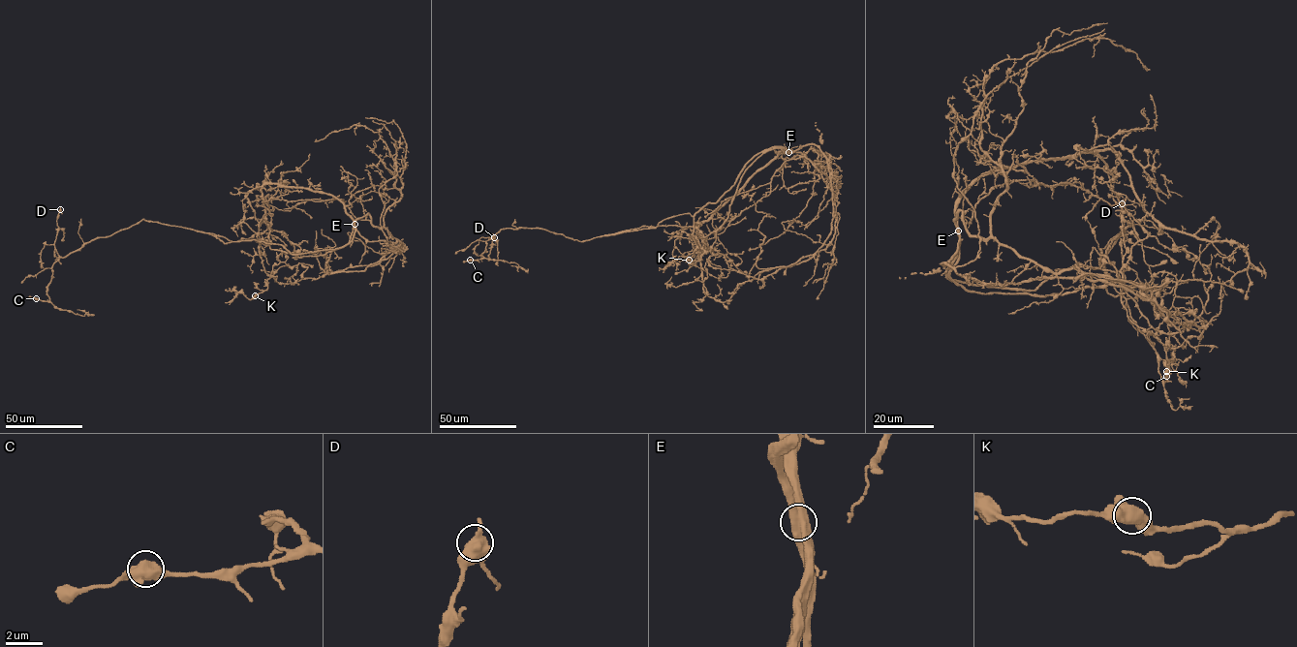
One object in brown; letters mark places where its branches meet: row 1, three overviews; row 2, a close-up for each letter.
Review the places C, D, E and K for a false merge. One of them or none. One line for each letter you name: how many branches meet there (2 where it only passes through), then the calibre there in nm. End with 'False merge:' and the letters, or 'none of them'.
E: 2 | 800 nm
False merge: E

